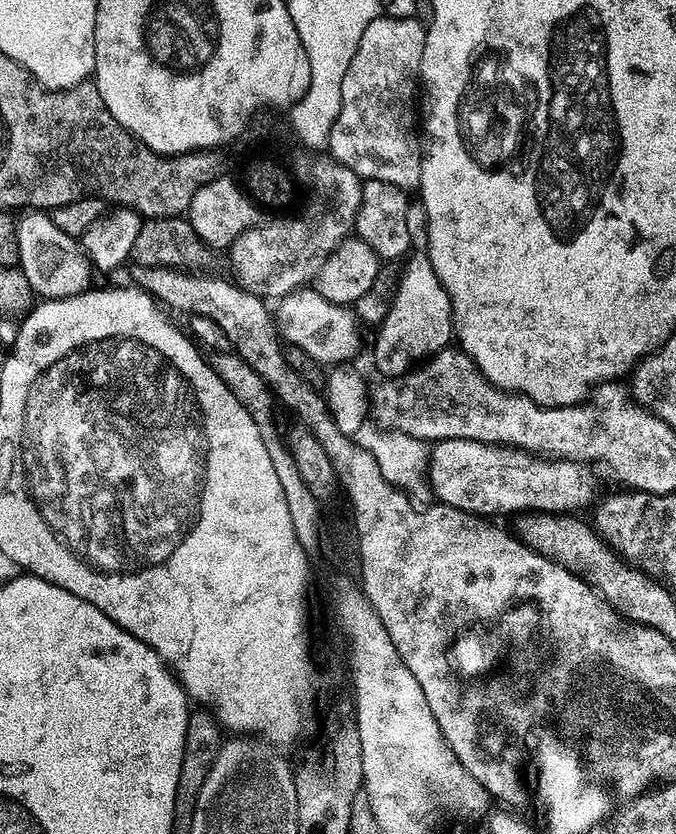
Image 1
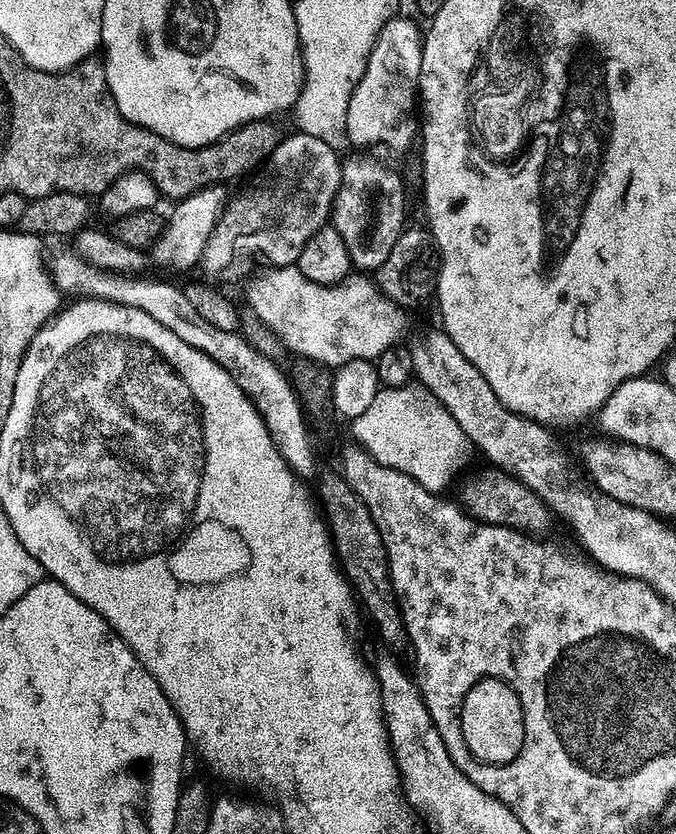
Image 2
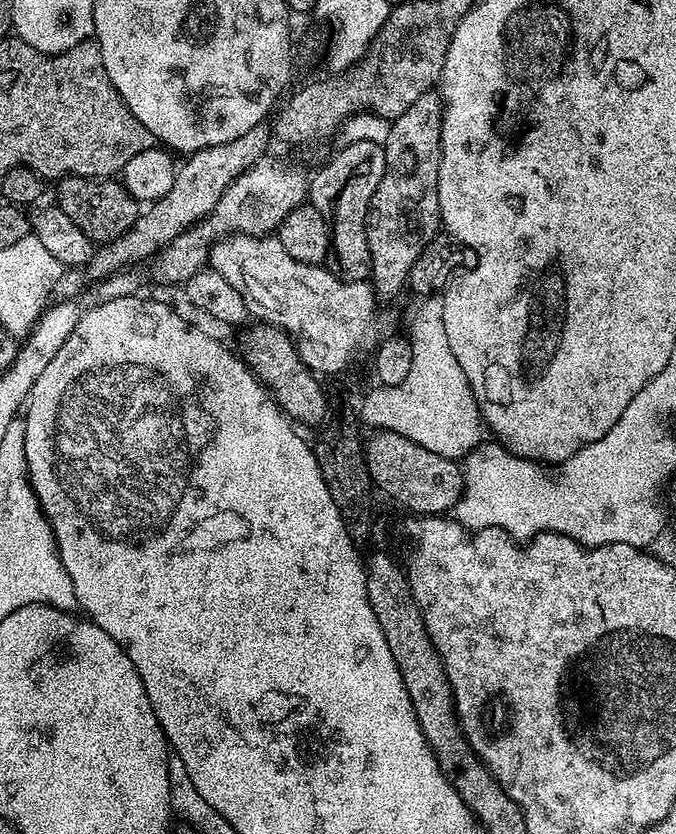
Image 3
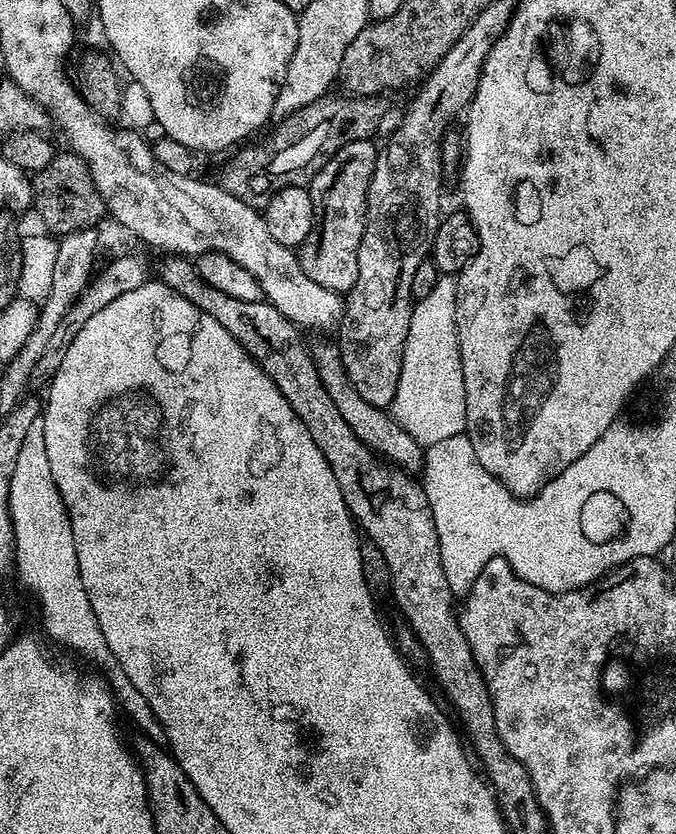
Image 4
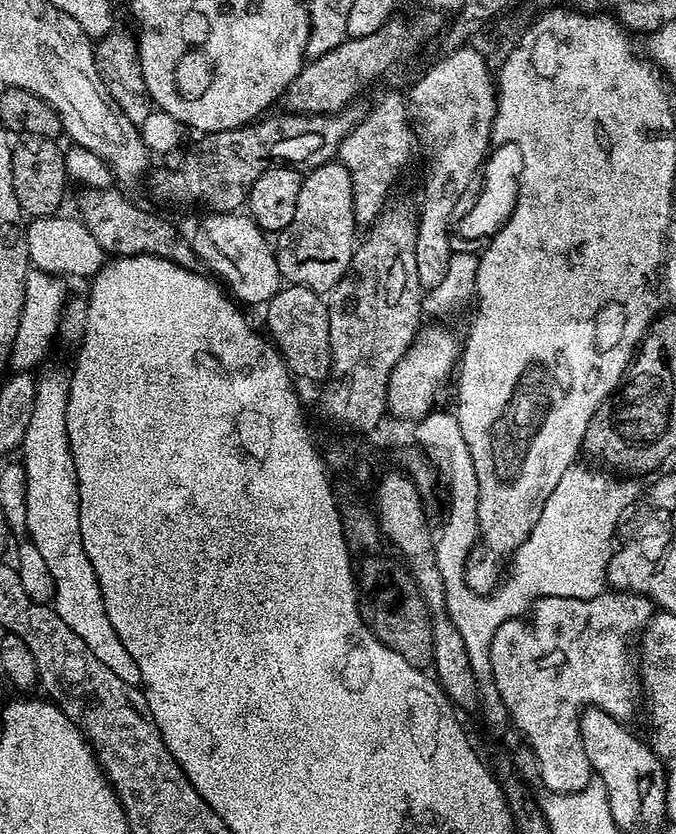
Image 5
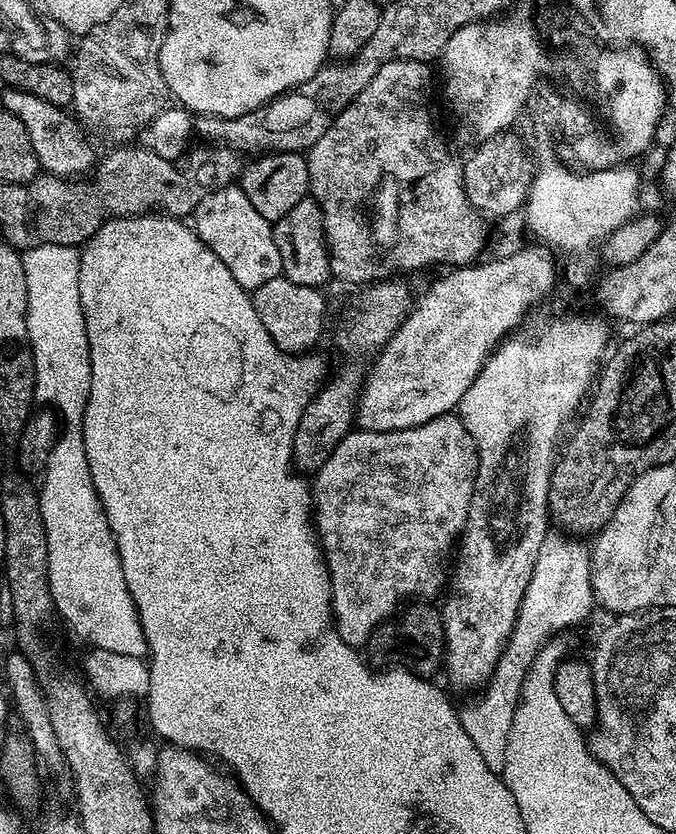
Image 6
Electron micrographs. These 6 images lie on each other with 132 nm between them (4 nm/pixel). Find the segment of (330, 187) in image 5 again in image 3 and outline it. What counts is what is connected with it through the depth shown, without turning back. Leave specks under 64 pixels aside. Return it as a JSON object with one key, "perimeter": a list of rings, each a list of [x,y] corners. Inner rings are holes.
{"perimeter":[[[354,142],[352,154],[372,156],[372,166],[364,164],[360,166],[358,174],[354,174],[342,192],[338,194],[333,204],[333,212],[330,217],[332,230],[331,255],[336,256],[335,267],[339,275],[345,280],[368,280],[372,271],[372,259],[370,258],[370,246],[366,238],[366,226],[368,225],[368,207],[374,198],[374,190],[378,190],[378,182],[382,182],[382,174],[386,170],[386,158],[384,157],[384,145],[374,142]]]}

